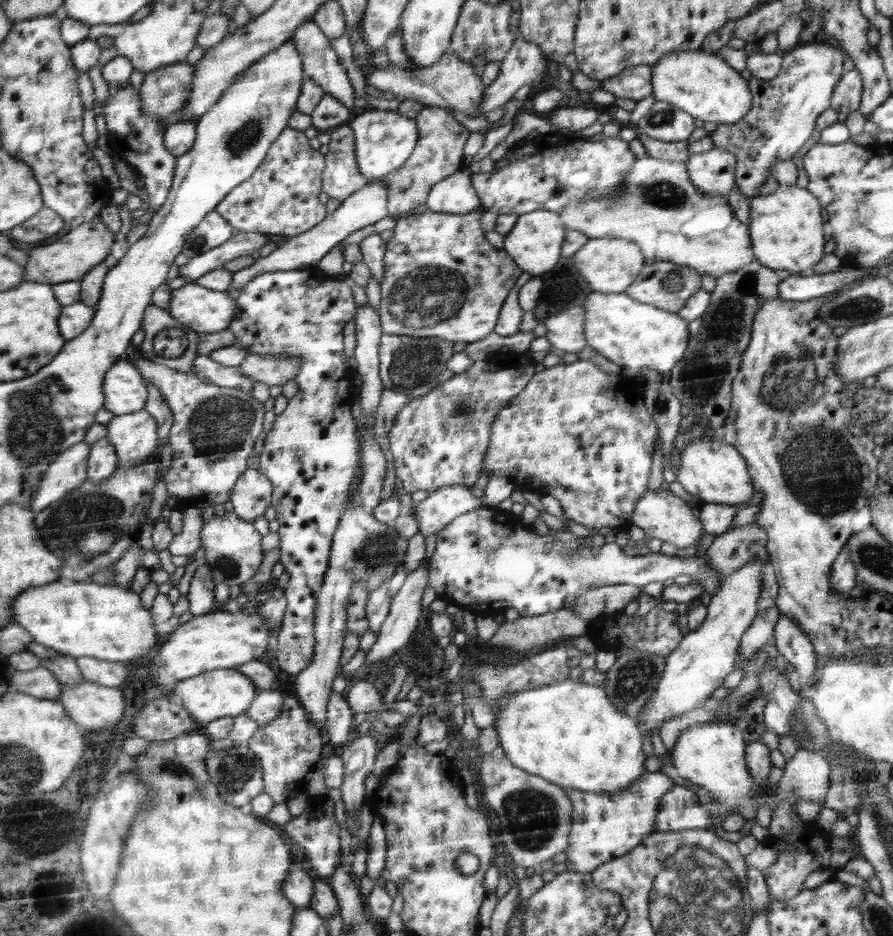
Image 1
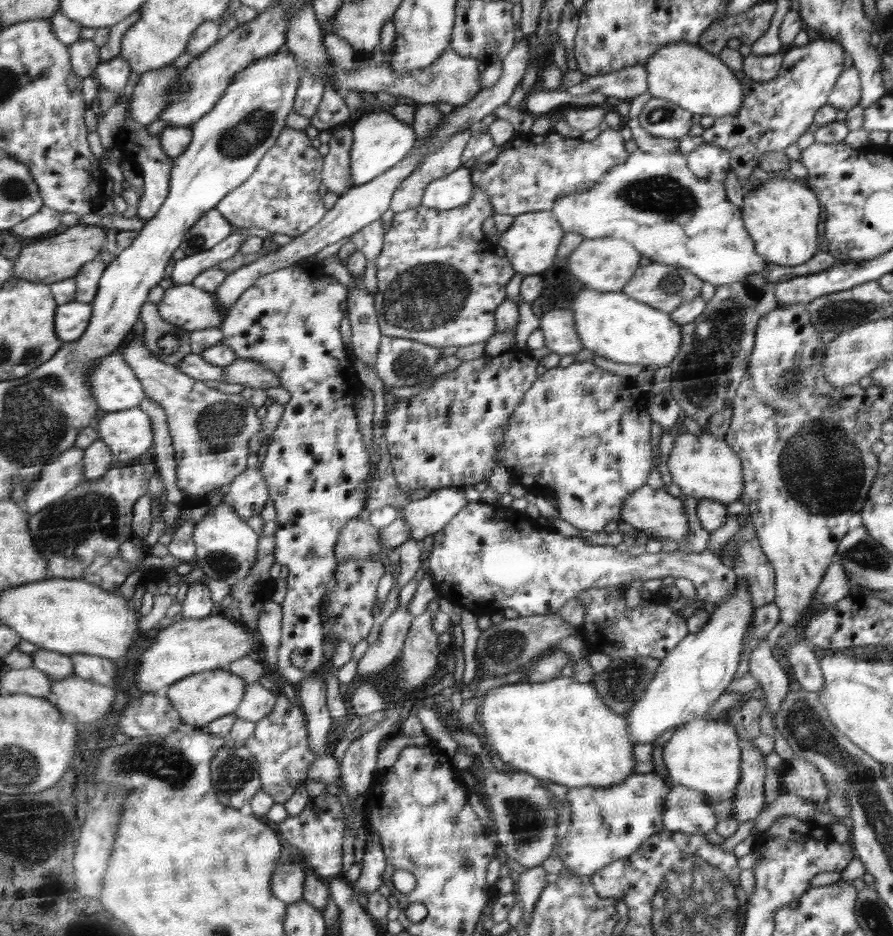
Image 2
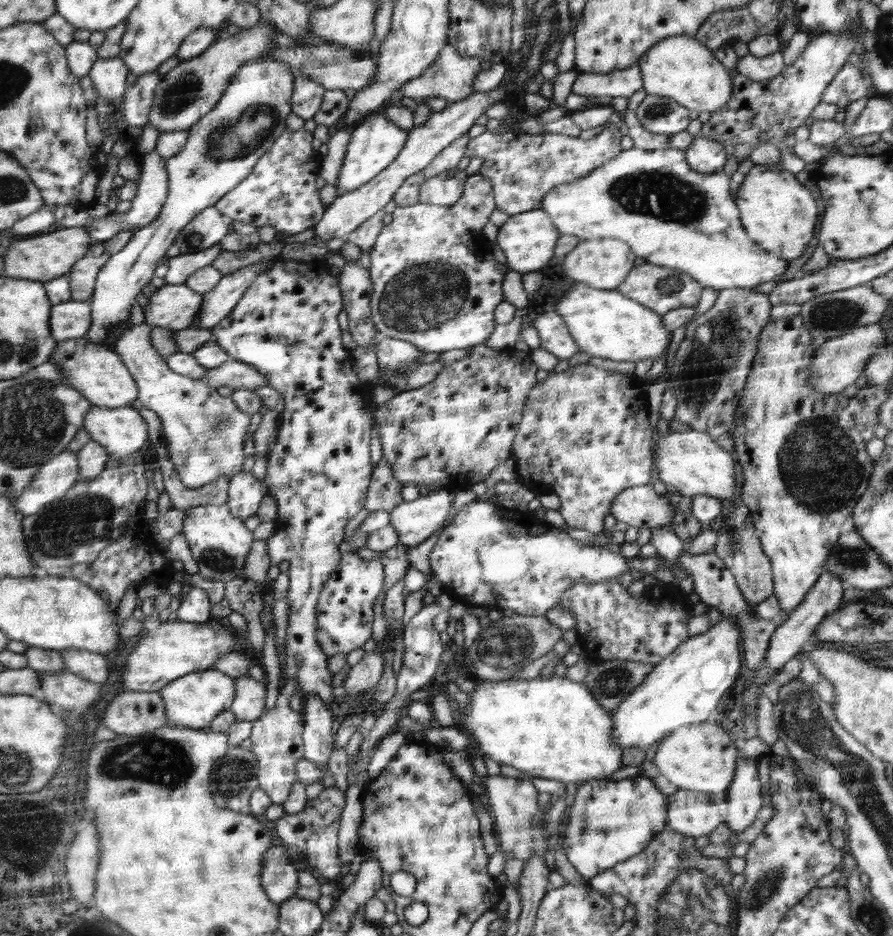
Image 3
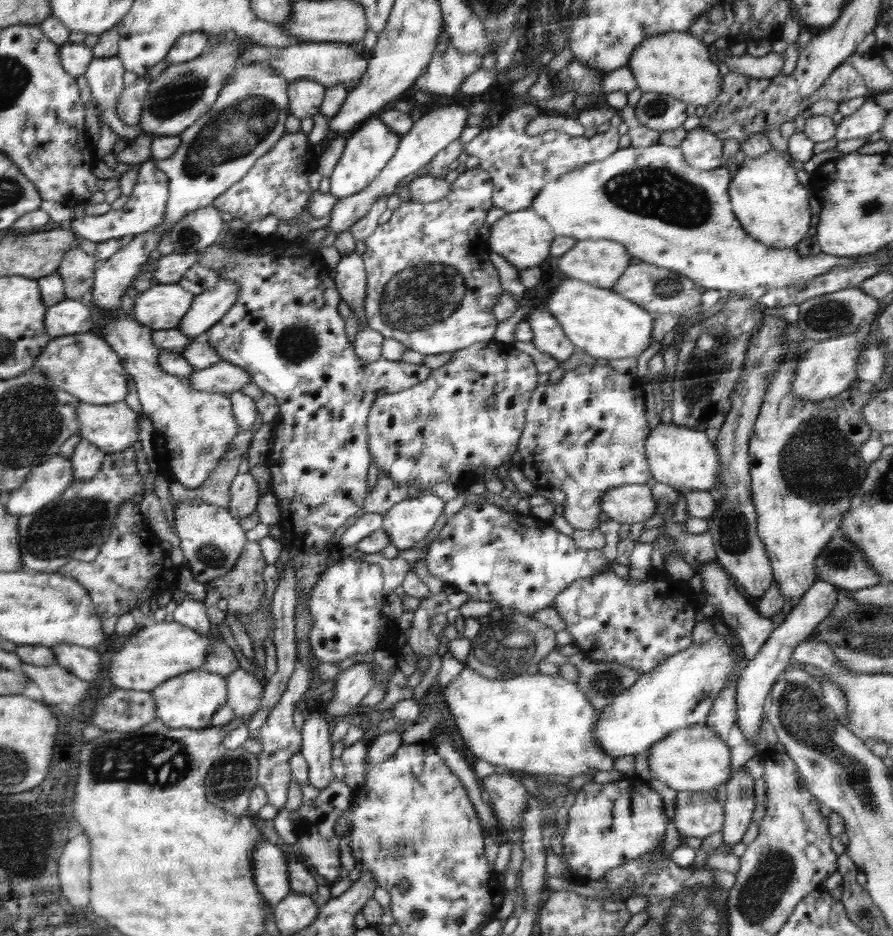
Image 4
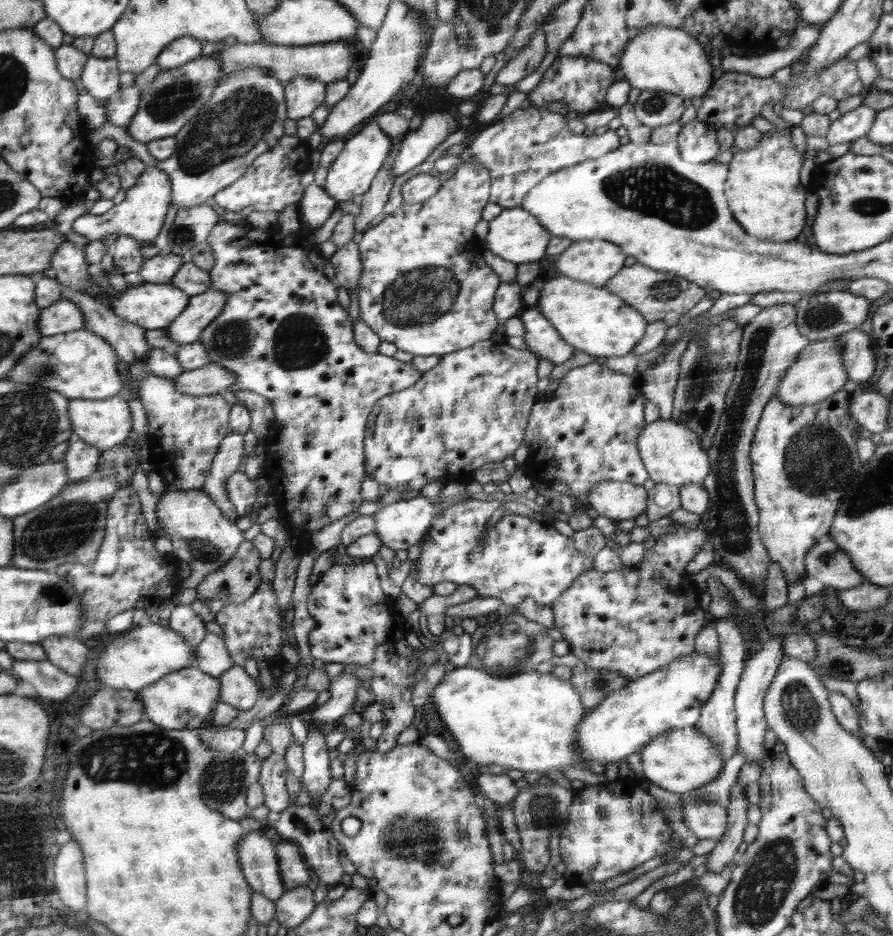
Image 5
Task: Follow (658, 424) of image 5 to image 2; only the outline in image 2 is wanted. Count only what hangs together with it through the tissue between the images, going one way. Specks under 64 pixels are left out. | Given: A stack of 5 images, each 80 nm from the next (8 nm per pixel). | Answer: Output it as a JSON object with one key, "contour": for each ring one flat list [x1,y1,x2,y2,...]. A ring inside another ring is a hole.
{"contour":[[685,433,675,437,673,448,666,462,672,483,678,485,687,497,718,500,725,505,741,500,746,480,739,454,722,438,708,433]]}

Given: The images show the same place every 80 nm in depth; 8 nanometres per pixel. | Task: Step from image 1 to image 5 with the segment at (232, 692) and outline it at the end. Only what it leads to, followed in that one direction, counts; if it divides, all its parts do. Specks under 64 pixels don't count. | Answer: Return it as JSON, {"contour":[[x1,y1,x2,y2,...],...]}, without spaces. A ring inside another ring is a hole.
{"contour":[[196,666,167,674,153,685,139,691,144,720,154,722,168,730,200,729,214,724,214,708,220,704,222,683,219,677,206,674]]}

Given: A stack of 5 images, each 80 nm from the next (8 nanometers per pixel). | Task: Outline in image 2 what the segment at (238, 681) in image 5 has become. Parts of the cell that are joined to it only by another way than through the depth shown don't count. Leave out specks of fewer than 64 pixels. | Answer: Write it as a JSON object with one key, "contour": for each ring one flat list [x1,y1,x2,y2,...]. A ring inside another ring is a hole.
{"contour":[[260,683,248,684,244,701,236,710,236,716,244,720,258,722,273,711,276,704,277,694,262,687]]}

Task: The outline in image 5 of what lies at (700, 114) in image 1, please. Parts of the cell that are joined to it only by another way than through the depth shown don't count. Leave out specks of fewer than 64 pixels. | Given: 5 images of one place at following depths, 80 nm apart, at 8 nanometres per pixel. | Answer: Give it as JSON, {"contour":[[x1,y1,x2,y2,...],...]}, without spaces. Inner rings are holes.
{"contour":[[648,26,644,28,632,42,626,46,622,54,623,58,619,62,617,69,624,73,624,79,630,84,631,88,638,90,665,90,672,94,679,94,686,98,700,96,704,98,708,89,714,84,713,67,708,61,704,44,696,40,695,36,687,34,681,28,670,28,670,26]]}

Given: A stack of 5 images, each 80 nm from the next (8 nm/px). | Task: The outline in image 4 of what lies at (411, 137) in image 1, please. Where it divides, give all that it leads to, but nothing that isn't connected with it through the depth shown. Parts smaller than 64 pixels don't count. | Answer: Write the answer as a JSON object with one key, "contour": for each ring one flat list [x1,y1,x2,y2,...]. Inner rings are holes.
{"contour":[[379,117,373,118,361,130,348,136,347,147,330,176,329,193,339,200,364,190,386,168,387,162,399,150,402,140,403,136,400,136,399,132,392,131,392,128,387,126]]}

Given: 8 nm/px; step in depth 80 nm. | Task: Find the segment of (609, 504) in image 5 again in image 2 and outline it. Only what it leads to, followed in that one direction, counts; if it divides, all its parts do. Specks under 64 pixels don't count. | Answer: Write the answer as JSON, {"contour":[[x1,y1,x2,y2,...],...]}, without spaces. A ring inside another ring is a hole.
{"contour":[[644,486,638,492,631,494,623,508,622,522,632,525,637,532,648,530,650,538,657,537,664,540,672,540,678,545,686,538,688,530,688,518,684,510,684,504,678,497,671,496,666,488,655,489]]}

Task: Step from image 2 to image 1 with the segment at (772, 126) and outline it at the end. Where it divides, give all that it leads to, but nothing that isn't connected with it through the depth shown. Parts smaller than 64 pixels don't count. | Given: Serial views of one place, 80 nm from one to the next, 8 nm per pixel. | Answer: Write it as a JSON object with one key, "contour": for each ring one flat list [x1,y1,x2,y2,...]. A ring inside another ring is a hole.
{"contour":[[810,42,809,45,801,44,791,51,787,51,781,63,780,73,774,79,758,79,753,77,750,82,751,95,754,99,751,109,746,116,734,124,719,124,714,132,707,134,712,139,714,147,734,154,735,162,735,184,739,191,746,195,749,200,760,195,760,186,764,178,770,174,771,166,776,160,786,160,796,154,802,144,811,138,815,129,815,122,821,112,829,106,834,87,843,76,843,62,845,54,840,48,835,48,829,43,817,44]]}

